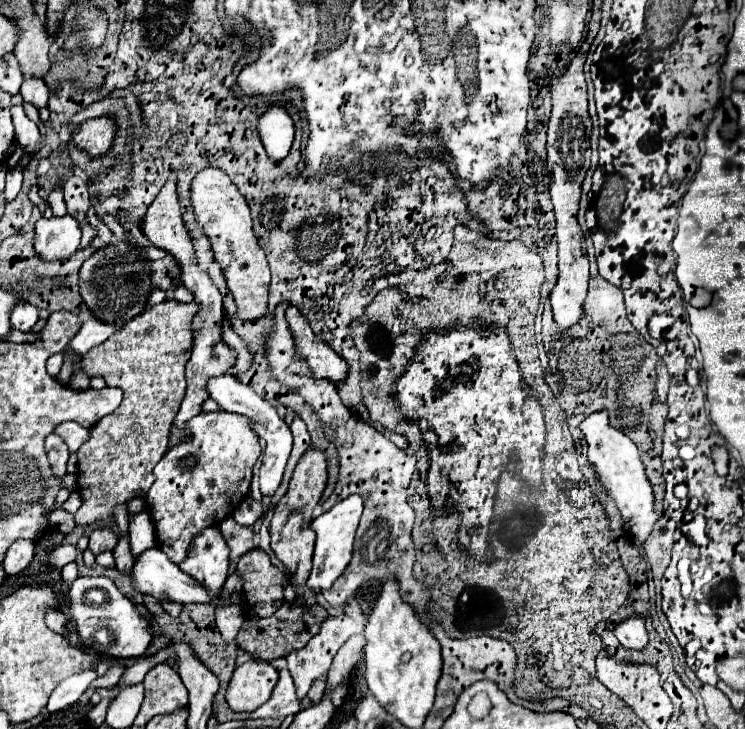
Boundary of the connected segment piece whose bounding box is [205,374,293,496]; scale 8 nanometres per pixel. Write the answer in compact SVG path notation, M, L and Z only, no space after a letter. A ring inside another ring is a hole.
M223 374L223 376L217 376L217 378L209 378L205 390L207 390L207 394L219 404L221 410L237 412L237 414L247 416L247 418L253 422L257 436L267 442L265 452L263 452L263 464L261 464L261 470L259 470L259 484L261 484L261 494L263 494L263 496L273 496L275 490L277 490L279 484L281 484L283 470L285 470L285 464L287 464L287 458L289 458L289 452L291 452L291 444L293 444L293 436L291 436L289 426L279 418L277 410L275 410L269 402L265 402L265 400L263 400L261 396L257 396L249 386L241 384L241 382L239 382L235 376L231 376L231 374Z

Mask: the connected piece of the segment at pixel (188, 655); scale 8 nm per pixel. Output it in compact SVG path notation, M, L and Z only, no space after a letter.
M177 644L177 646L175 646L175 652L177 652L177 672L179 672L185 688L189 690L189 704L191 704L191 702L207 702L209 698L211 698L211 702L213 702L213 696L215 696L215 692L217 692L217 688L219 688L217 676L211 674L211 672L195 658L195 654L191 652L191 648L187 648L187 644Z

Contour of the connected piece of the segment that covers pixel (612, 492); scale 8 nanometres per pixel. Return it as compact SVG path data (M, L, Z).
M595 412L595 414L587 416L579 428L585 434L585 440L589 446L587 458L595 468L597 484L607 492L607 496L615 502L615 506L621 512L623 532L629 534L629 540L633 546L643 546L659 520L659 512L655 512L655 508L653 508L653 504L655 504L653 488L647 478L645 466L639 458L637 446L623 432L619 432L617 428L613 428L609 424L607 412Z

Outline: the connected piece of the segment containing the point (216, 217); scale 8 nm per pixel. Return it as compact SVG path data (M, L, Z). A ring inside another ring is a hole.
M215 166L199 170L191 182L191 204L195 220L207 234L215 262L223 268L227 288L231 290L237 304L237 318L255 320L265 314L265 302L269 292L269 266L265 252L259 248L253 234L253 222L247 202L235 188L235 184Z

